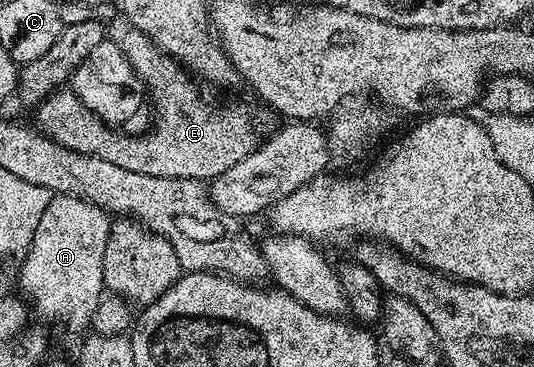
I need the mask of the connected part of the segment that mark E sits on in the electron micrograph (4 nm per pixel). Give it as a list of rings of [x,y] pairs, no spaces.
[[[129,27],[128,32],[118,36],[118,43],[130,66],[140,75],[140,80],[146,86],[150,97],[151,107],[154,109],[154,119],[147,132],[143,134],[125,134],[117,129],[108,127],[98,118],[71,90],[57,90],[49,94],[46,99],[35,105],[35,127],[49,139],[64,148],[74,150],[78,154],[106,158],[106,162],[114,162],[114,166],[122,166],[122,170],[134,170],[134,174],[150,174],[158,178],[186,178],[211,182],[215,176],[230,170],[234,162],[242,162],[244,156],[250,155],[258,146],[256,128],[252,120],[240,108],[224,108],[221,112],[211,112],[204,104],[196,101],[196,88],[192,85],[193,77],[182,67],[180,61],[173,60],[167,52],[161,52],[146,34],[138,29]]]

